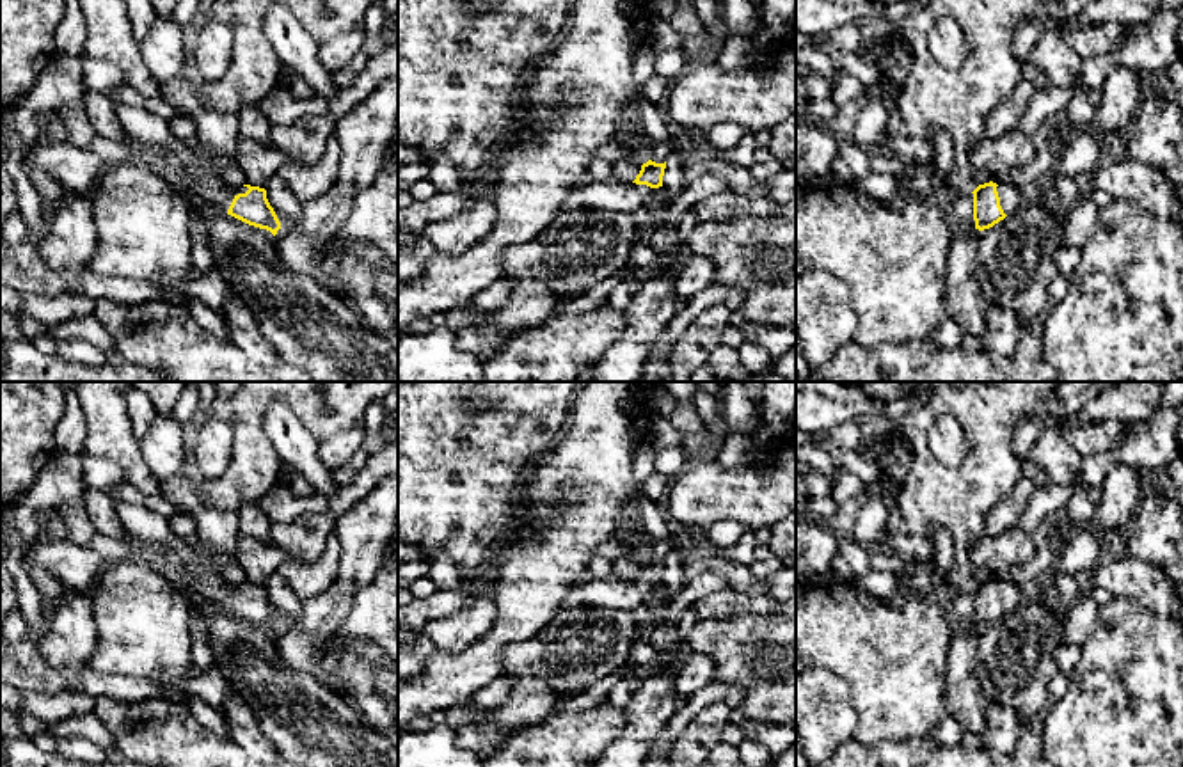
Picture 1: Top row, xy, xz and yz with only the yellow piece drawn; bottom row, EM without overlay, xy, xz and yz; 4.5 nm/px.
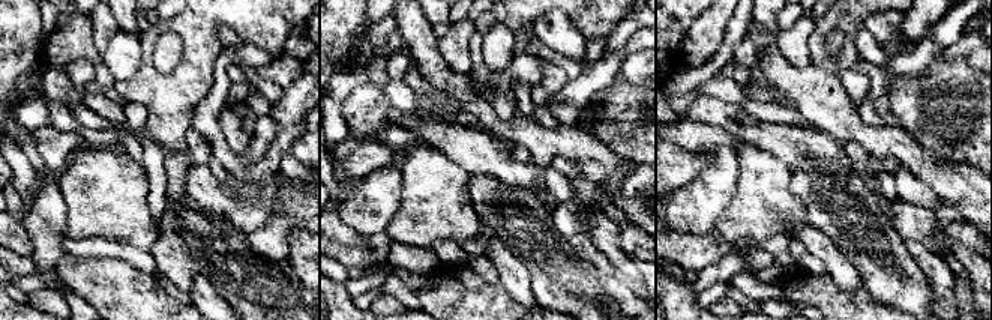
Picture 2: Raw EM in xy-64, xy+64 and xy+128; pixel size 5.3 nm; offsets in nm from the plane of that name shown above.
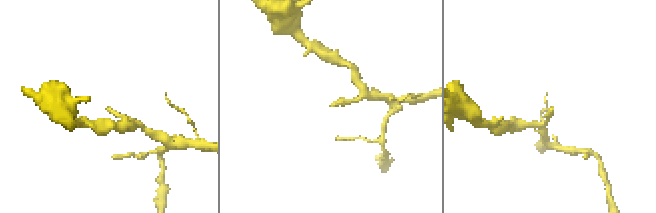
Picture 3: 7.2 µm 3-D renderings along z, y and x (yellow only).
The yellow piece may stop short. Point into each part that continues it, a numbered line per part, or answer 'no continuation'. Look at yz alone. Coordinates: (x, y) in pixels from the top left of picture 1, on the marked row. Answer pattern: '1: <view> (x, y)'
1: yz (1011, 196)

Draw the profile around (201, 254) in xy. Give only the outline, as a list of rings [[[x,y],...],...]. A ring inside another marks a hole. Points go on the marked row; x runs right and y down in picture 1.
[[[190,195],[190,202],[195,208],[195,217],[188,225],[192,240],[192,266],[194,266],[192,281],[195,281],[215,265],[211,249],[208,245],[206,218],[213,215],[217,210],[199,195]]]

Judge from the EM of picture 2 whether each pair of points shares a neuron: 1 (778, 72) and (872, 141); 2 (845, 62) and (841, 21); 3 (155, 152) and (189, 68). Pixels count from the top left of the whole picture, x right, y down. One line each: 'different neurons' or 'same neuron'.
1: same neuron
2: same neuron
3: different neurons

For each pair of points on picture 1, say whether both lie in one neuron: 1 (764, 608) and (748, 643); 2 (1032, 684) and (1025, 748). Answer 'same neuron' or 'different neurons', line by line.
1: different neurons
2: different neurons

